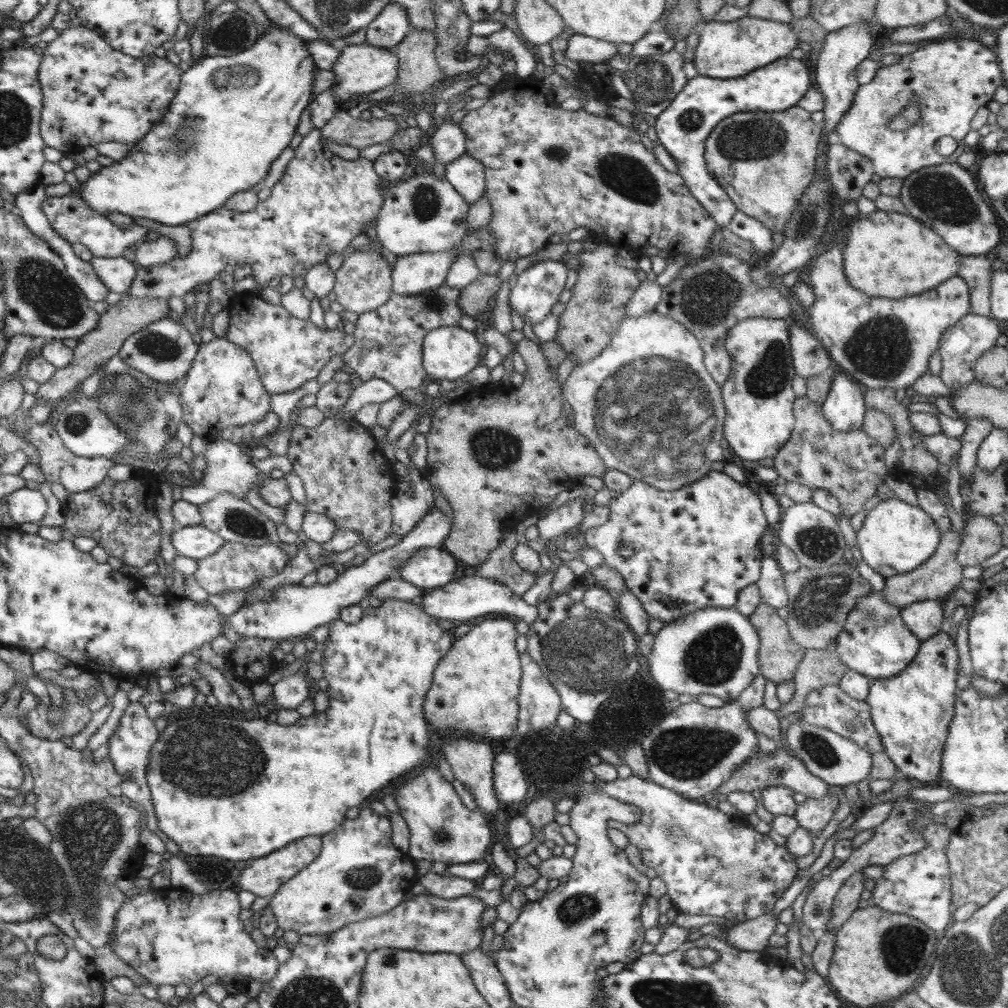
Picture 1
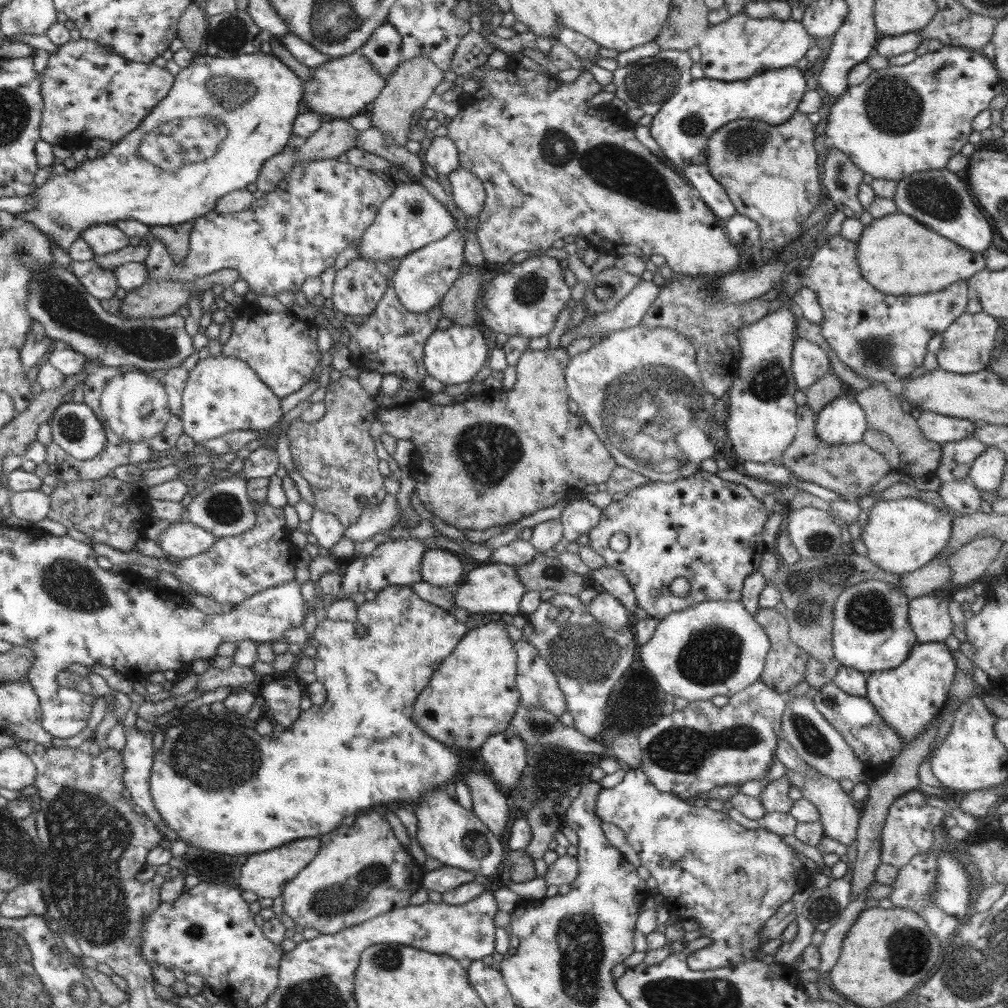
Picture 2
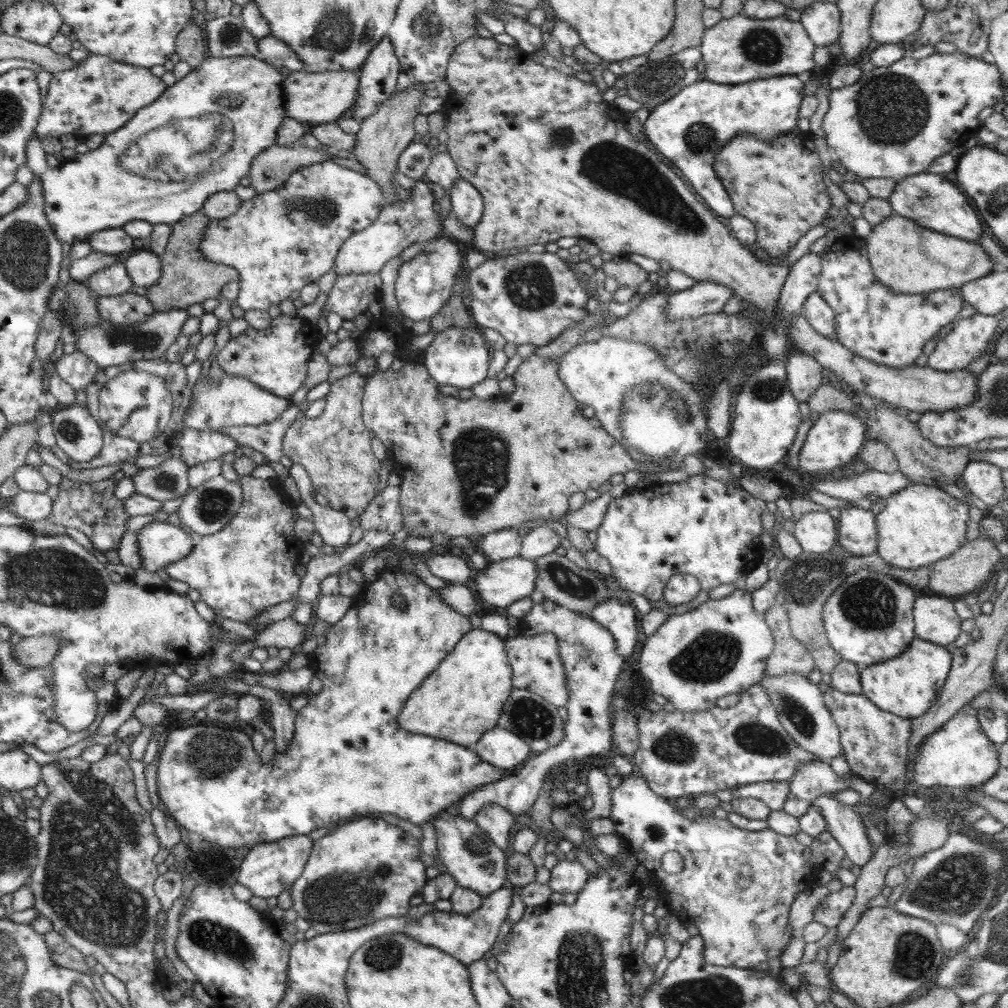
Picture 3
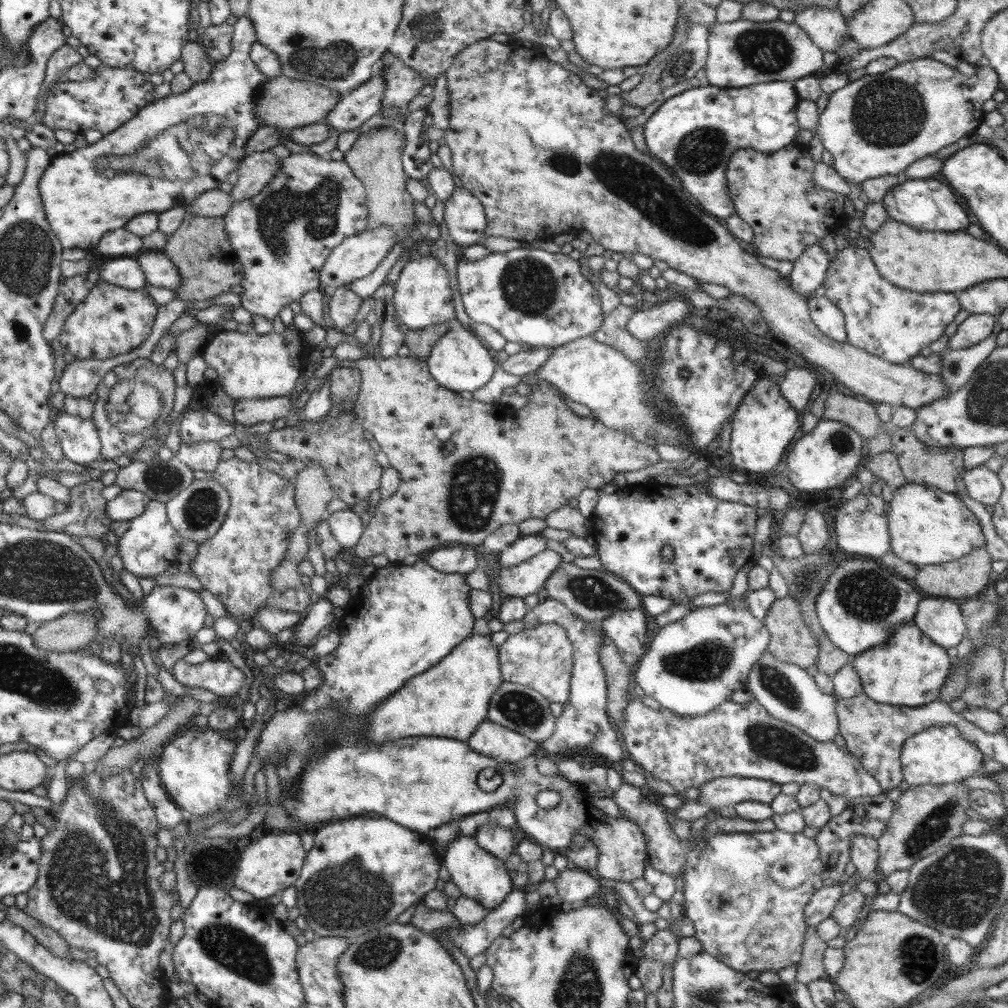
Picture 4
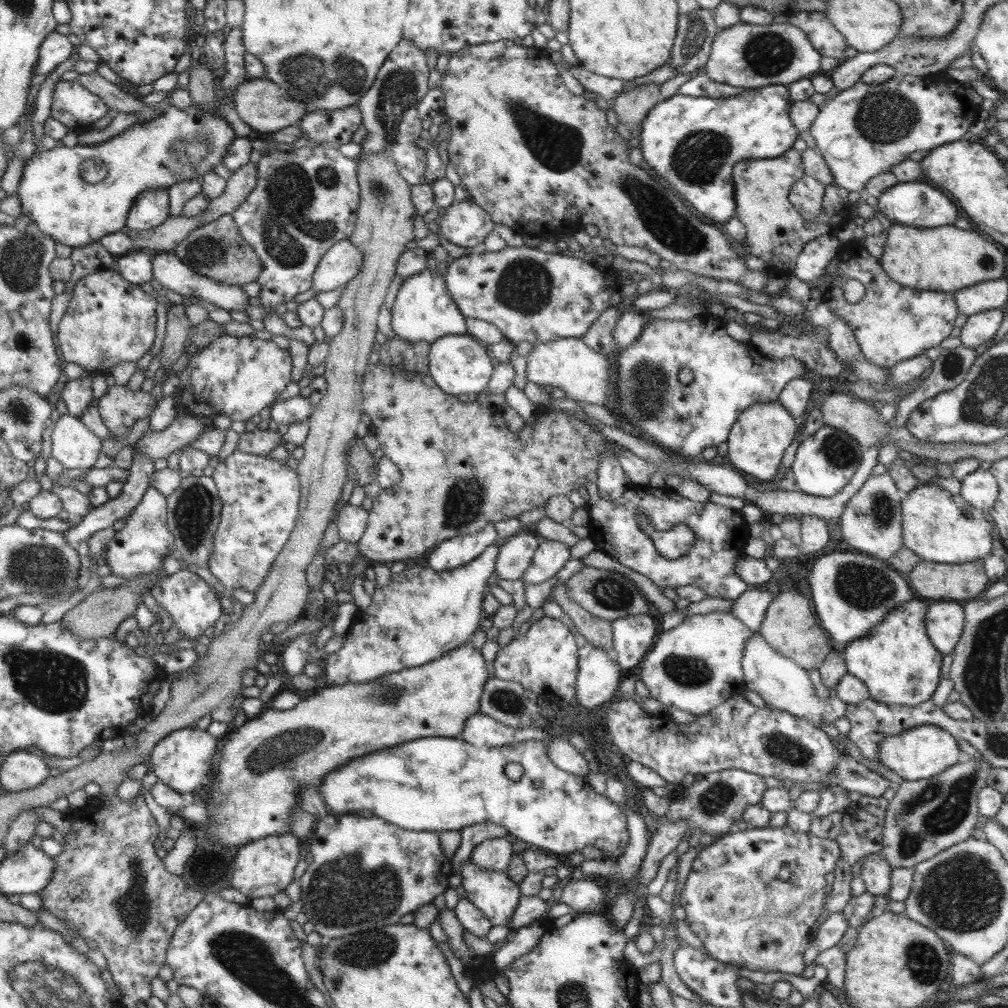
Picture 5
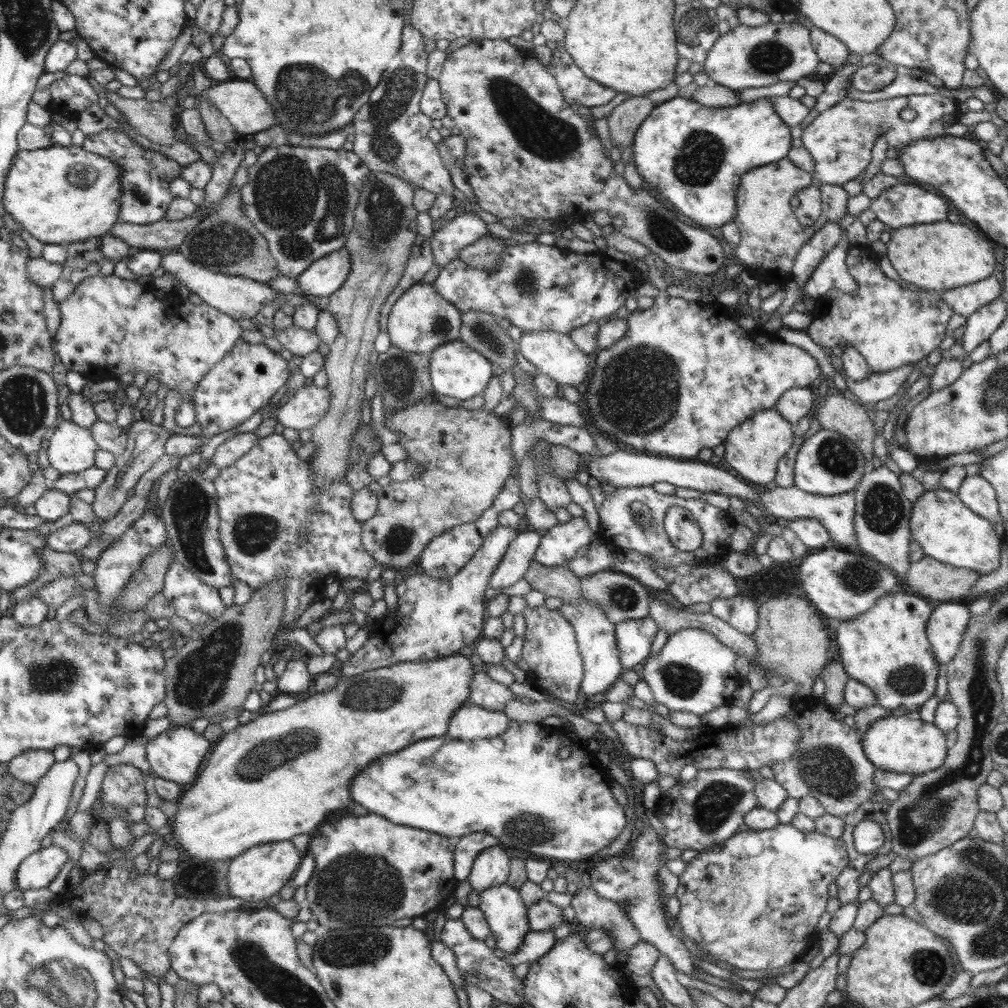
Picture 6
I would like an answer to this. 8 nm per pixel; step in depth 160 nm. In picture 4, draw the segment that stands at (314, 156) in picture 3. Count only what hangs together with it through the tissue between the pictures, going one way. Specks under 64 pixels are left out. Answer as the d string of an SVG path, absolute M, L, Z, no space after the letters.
M252 151L246 155L237 168L239 179L228 193L235 202L256 196L281 169L281 158L270 151Z

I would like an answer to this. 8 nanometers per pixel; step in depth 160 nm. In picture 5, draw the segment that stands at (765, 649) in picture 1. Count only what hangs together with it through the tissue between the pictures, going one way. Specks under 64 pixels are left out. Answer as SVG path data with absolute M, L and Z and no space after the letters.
M786 592L772 599L759 634L778 654L793 660L804 670L812 670L818 668L833 650L824 632L824 628L816 624L808 599L796 592Z

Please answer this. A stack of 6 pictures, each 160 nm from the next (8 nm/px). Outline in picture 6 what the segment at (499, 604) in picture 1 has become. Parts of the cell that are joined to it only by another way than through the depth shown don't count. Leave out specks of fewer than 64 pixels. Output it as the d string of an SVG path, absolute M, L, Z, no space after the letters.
M572 514L568 522L559 524L554 522L550 530L541 533L541 539L533 558L544 566L566 565L570 559L576 556L576 552L582 546L587 547L594 540L595 535L585 518L582 518L581 515Z

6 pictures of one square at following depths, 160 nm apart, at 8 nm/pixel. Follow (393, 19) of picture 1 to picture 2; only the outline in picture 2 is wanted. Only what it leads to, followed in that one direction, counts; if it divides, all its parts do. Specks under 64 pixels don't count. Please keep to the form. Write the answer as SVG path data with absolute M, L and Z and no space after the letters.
M387 20L382 26L374 29L372 36L367 38L358 53L364 55L373 64L375 71L387 80L403 60L400 33Z

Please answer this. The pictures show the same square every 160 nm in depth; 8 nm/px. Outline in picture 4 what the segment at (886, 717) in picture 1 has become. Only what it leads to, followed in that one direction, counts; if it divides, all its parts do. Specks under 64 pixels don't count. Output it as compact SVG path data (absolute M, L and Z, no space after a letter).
M913 621L894 629L889 642L857 654L850 663L859 674L866 696L879 703L910 708L938 699L953 666L946 649L924 635Z

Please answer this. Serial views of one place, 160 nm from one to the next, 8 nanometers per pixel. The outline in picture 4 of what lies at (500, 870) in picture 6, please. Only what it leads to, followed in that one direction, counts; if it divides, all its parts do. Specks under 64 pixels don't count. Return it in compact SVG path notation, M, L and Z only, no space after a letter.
M484 824L476 832L474 840L482 850L486 850L490 856L494 856L503 862L515 852L512 832L506 830L504 826Z

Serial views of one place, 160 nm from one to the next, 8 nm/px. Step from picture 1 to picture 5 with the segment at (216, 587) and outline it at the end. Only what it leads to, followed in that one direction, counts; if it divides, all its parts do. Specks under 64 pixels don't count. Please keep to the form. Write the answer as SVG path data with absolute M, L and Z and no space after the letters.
M236 449L224 462L213 469L212 478L223 508L217 531L213 536L213 551L208 559L207 568L228 592L236 588L251 593L256 592L293 532L301 499L300 484L296 469L286 467L285 463L286 461L272 459L268 454L258 456Z

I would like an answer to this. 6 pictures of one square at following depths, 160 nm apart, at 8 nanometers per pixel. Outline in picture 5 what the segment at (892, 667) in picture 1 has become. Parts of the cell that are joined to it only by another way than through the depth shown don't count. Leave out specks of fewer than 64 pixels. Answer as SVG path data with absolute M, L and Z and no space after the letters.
M851 549L850 552L832 552L816 558L808 582L812 589L814 610L822 622L822 628L842 646L868 636L893 608L914 600L908 580L887 562Z

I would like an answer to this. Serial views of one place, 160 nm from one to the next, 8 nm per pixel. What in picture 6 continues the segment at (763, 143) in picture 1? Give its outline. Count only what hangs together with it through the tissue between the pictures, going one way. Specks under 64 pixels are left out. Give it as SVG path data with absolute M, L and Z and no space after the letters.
M787 156L741 174L735 198L737 211L732 220L741 236L736 246L736 258L759 282L781 284L787 281L802 245L808 243L808 239L827 222L839 222L847 214L850 196L845 188L837 184L818 184L821 201L819 219L813 225L802 226L793 211L794 196L800 188L806 188L810 183L814 183L814 178L798 168Z

